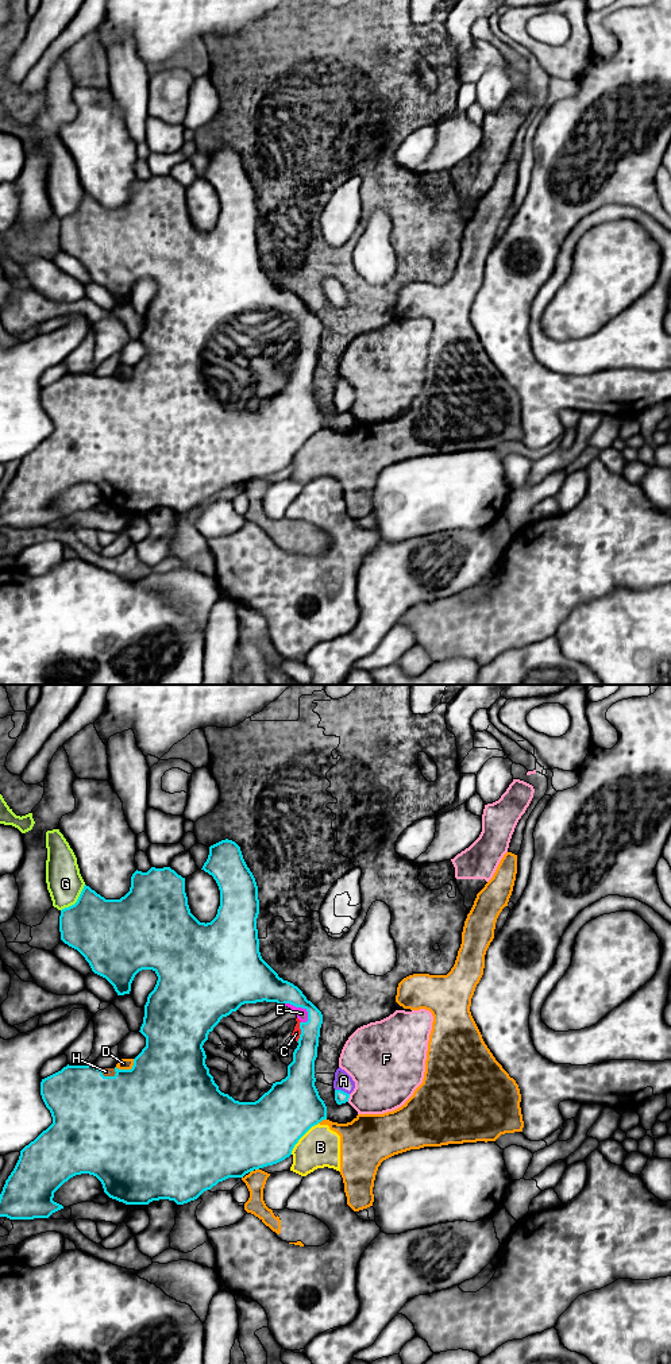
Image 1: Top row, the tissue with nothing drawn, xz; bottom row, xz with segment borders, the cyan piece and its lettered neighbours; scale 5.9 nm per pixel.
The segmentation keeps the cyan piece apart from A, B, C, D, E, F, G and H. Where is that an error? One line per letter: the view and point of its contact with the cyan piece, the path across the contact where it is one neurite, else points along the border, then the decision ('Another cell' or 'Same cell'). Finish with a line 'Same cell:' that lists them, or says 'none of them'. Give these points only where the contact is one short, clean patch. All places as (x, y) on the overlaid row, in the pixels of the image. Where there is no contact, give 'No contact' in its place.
A: Touches cyan at xz (340, 1090). Path across: xz (340, 1097), (340, 1090), (343, 1081). Same cell
B: Touches cyan at xz (301, 1136). Another cell
C: Touches cyan at xz (301, 1032). Same cell
D: Touches cyan at xz (127, 1070). Another cell
E: Touches cyan at xz (297, 1006). Same cell
F: Touches cyan at xz (349, 1097). Another cell
G: Touches cyan at xz (77, 901). Another cell
H: Touches cyan at xz (107, 1077). Path across: xz (103, 1118), (107, 1077), (105, 1071). Same cell
Same cell: A, C, E, H

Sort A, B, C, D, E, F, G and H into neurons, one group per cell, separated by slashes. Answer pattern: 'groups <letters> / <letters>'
groups A C E H / B D / F / G

